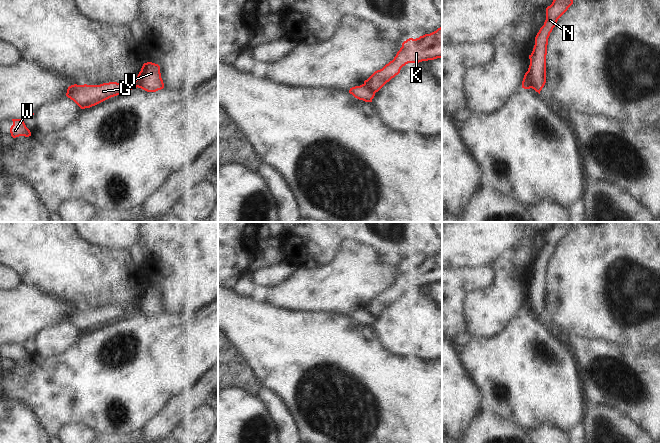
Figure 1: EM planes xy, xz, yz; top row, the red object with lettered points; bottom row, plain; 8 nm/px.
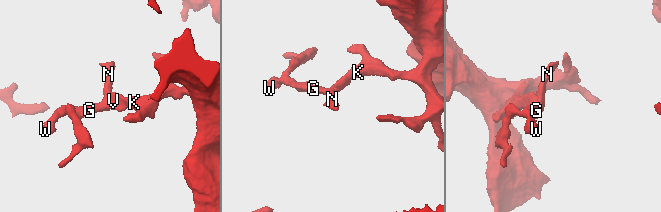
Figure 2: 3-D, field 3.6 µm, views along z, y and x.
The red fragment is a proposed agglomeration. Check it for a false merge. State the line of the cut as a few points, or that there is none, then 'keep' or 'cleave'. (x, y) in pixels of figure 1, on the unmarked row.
cut in xy along (142, 292), (136, 310); cleave

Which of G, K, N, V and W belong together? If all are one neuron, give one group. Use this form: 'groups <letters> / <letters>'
groups G N W / K V

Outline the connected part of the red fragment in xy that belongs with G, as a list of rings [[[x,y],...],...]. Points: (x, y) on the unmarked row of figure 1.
[[[142,292],[136,304],[131,307],[109,306],[100,309],[74,308],[68,311],[66,320],[73,324],[81,333],[90,332],[111,321],[137,312],[141,296]]]

